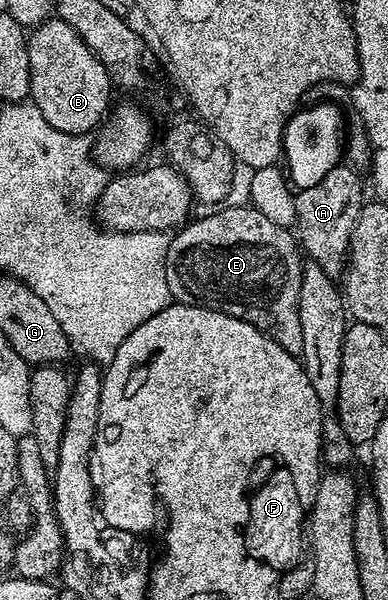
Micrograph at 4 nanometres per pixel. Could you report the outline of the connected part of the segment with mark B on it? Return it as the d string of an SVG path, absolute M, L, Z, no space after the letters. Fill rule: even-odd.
M49 18L31 29L28 57L31 103L42 110L42 118L46 118L54 130L70 135L88 134L92 127L95 129L105 119L104 111L114 91L113 80L104 69L103 62L66 22Z

